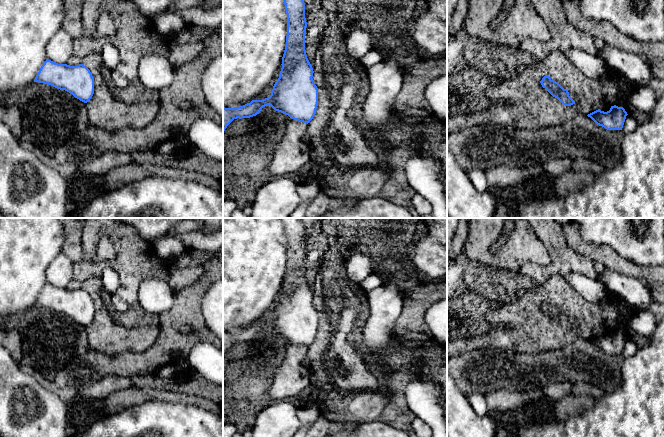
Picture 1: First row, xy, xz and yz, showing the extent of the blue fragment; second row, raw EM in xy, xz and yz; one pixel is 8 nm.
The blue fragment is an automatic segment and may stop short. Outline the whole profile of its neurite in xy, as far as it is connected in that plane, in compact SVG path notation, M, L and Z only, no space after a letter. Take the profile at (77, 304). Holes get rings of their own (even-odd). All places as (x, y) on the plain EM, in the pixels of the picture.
M47 283L37 297L34 306L65 314L84 327L87 327L94 318L94 302L83 288L70 290Z

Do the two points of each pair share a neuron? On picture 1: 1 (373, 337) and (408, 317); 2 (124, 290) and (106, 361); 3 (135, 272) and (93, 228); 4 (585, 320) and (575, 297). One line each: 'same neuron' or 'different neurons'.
1: different neurons
2: different neurons
3: same neuron
4: same neuron

